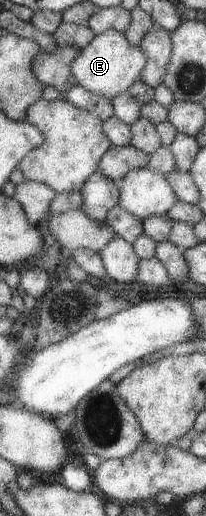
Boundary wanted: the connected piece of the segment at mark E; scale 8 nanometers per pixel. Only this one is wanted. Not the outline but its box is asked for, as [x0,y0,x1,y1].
[71,29,149,101]

